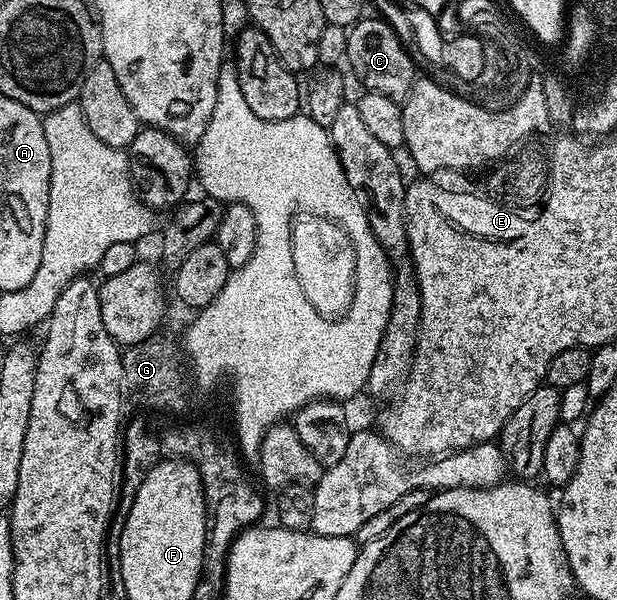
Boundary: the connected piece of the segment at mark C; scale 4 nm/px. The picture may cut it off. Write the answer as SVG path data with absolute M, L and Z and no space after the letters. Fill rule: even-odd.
M382 18L376 20L359 19L347 31L347 50L345 63L350 63L354 76L363 85L365 91L384 94L384 98L392 98L399 102L406 99L416 79L414 60L406 53L407 45Z

